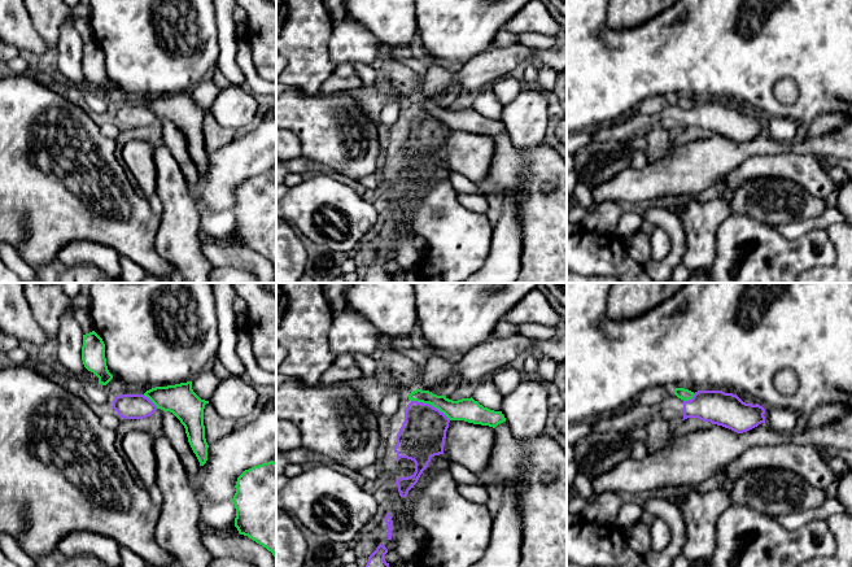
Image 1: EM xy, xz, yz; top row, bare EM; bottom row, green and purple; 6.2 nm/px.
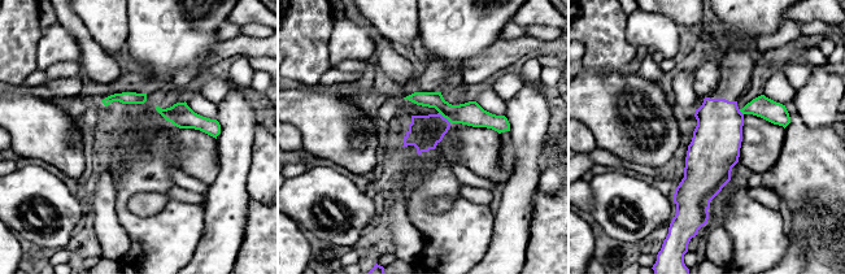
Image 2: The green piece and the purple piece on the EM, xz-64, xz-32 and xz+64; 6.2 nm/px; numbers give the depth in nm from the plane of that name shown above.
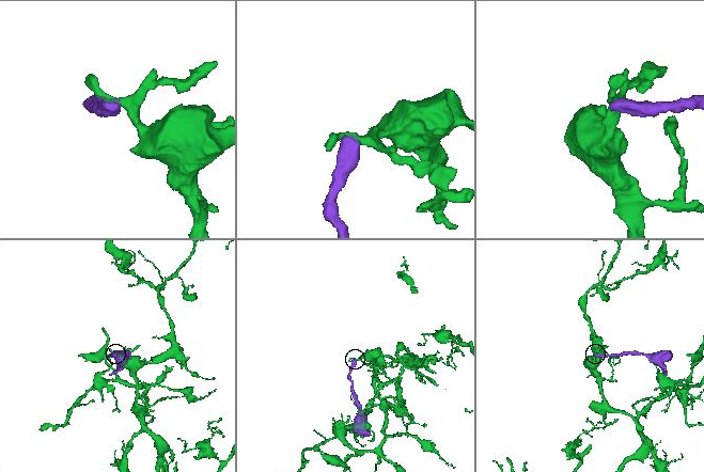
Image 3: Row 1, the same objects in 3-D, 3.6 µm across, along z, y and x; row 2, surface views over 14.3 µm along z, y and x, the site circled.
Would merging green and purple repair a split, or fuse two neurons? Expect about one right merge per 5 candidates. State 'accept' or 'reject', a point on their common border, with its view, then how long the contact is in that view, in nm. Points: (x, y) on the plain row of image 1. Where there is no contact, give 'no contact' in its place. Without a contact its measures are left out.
reject | xz (431, 113) | 280 nm

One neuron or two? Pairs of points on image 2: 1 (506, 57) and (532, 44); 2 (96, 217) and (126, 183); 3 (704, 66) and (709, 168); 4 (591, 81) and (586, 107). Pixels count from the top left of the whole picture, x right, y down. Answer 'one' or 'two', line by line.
1: one
2: two
3: two
4: one

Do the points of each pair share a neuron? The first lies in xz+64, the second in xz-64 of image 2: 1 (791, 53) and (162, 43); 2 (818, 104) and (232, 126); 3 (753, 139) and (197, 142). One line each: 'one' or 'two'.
1: two
2: one
3: one

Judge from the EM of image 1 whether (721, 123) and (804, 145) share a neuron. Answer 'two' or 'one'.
two

